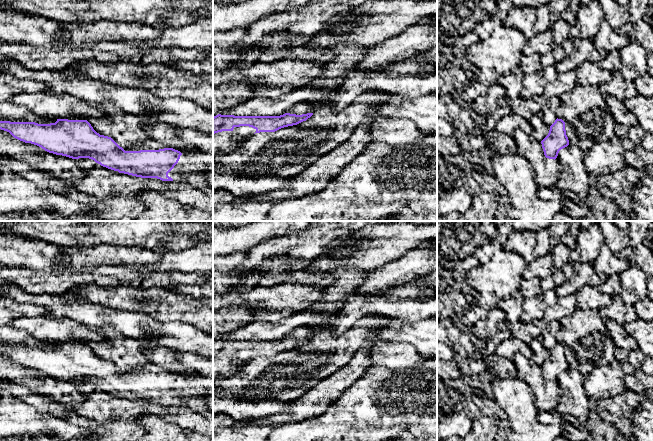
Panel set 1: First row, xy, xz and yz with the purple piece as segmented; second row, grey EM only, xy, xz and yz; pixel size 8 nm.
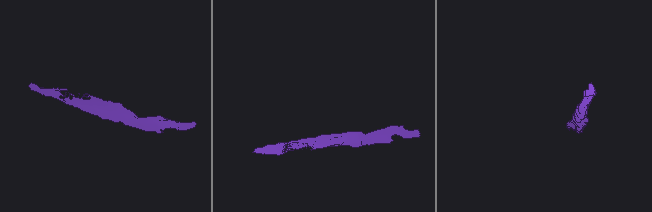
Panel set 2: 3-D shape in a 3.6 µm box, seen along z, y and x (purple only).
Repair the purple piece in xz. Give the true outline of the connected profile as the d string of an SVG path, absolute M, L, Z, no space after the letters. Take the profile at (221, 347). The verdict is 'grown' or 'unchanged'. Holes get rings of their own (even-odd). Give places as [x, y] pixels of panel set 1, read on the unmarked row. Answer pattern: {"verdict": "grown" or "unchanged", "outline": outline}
{"verdict": "grown", "outline": "M285 337L280 340L234 340L218 338L213 341L213 358L235 355L243 360L260 356L275 356L281 352L297 349L310 342L313 337L302 339Z"}

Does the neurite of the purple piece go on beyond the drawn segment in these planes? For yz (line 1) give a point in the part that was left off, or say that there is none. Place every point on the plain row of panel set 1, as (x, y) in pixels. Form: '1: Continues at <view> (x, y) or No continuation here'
1: No continuation here

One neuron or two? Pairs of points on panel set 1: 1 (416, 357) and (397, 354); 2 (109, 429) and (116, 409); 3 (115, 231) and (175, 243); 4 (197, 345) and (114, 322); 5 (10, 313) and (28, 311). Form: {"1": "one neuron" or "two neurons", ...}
{"1": "one neuron", "2": "two neurons", "3": "one neuron", "4": "one neuron", "5": "one neuron"}

